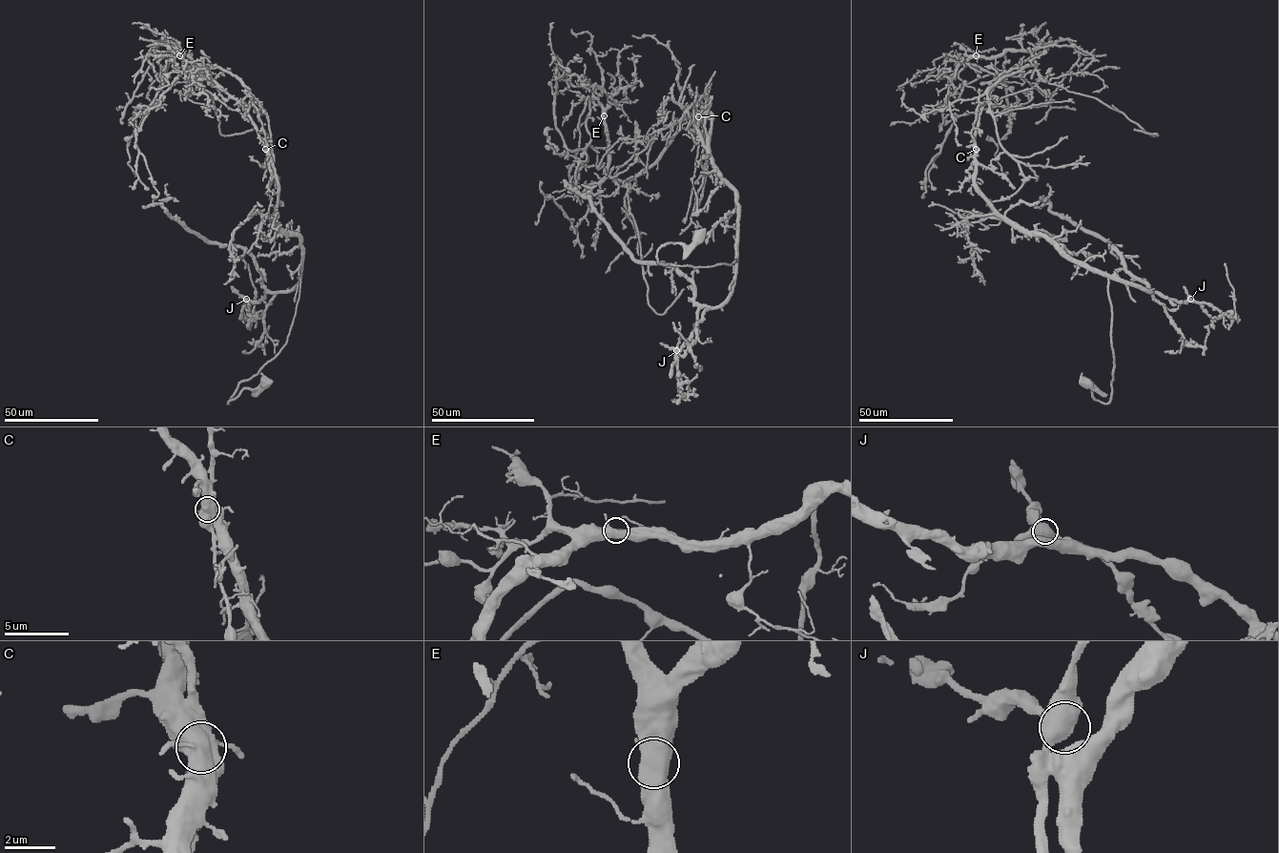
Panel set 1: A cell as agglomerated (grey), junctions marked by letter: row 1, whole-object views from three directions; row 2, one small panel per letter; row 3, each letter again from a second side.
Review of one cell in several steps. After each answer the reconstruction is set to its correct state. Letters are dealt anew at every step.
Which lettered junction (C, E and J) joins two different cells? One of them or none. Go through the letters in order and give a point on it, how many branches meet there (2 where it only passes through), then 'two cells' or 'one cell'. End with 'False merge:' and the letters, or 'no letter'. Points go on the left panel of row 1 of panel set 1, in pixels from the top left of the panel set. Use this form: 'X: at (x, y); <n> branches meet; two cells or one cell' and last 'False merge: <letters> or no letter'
C: at (265, 149); 3 branches meet; two cells
E: at (179, 55); 3 branches meet; one cell
J: at (246, 299); 3 branches meet; one cell
False merge: C

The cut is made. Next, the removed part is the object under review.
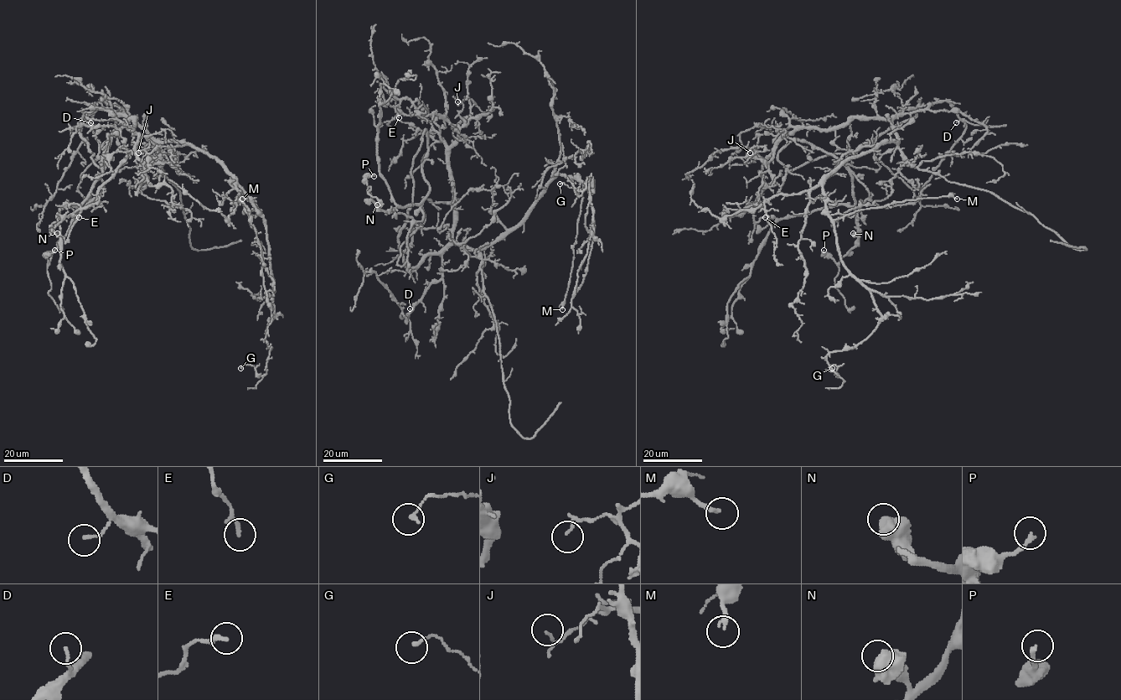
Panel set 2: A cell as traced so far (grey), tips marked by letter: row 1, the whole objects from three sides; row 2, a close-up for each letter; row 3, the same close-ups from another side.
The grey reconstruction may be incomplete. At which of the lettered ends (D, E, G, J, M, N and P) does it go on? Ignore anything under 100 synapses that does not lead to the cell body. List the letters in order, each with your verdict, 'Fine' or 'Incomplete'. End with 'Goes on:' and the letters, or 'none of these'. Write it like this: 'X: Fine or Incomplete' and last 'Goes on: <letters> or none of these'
D: Fine
E: Fine
G: Fine
J: Fine
M: Fine
N: Fine
P: Fine
Goes on: none of these

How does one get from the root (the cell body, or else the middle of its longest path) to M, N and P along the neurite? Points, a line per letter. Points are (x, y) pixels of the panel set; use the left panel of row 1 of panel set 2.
M: (153, 139), (184, 142), (214, 157), (235, 179), (265, 220), (251, 198), (244, 196), (242, 199)
N: (153, 139), (132, 117), (118, 127), (90, 194), (77, 210), (69, 231), (63, 237), (57, 233)
P: (153, 139), (132, 117), (114, 132), (100, 178), (77, 210), (69, 231), (48, 262), (47, 255), (54, 250)

